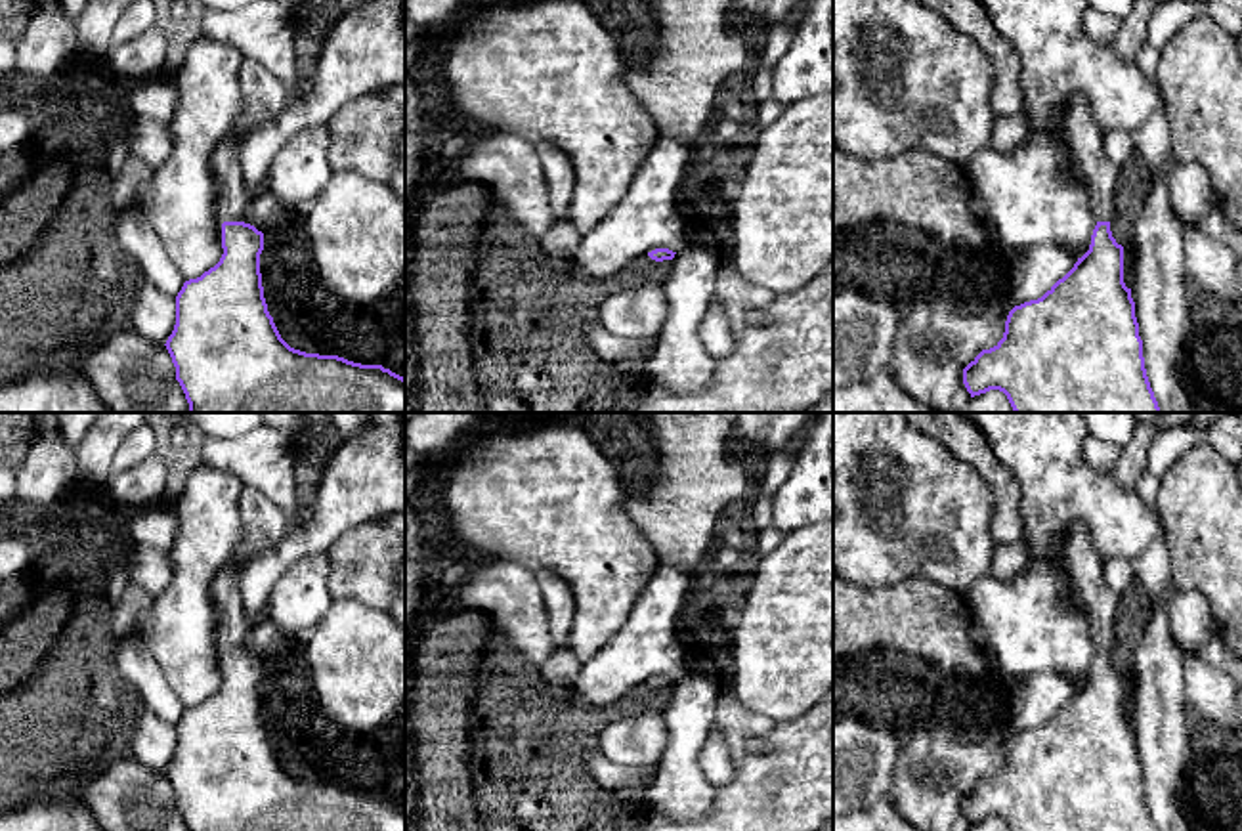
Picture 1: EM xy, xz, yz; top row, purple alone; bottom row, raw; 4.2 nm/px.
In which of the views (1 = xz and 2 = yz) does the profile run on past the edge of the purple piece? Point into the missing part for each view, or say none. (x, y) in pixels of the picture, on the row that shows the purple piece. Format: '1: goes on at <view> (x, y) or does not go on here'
1: does not go on here
2: goes on at yz (1078, 130)

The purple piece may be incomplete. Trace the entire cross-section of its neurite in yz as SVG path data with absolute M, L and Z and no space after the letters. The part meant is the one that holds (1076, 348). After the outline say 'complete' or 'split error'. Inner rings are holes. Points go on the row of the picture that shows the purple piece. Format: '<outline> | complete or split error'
M1074 96L1060 117L1059 134L1089 180L1097 216L1089 250L1041 298L1009 311L1003 338L963 369L963 384L971 397L1003 392L1015 413L1160 413L1145 369L1135 302L1124 283L1124 246L1110 231L1120 166L1104 155L1103 132L1085 97Z | split error

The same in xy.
M252 57L243 59L239 84L243 111L212 153L212 174L220 185L224 254L214 267L183 283L176 296L176 325L164 344L189 413L405 413L403 376L382 365L306 353L281 338L262 287L264 233L241 220L252 195L243 183L237 147L245 134L279 117L290 99L287 86Z | split error

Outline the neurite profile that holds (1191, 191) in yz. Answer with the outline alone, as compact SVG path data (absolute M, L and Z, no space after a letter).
M1177 162L1167 172L1167 195L1173 210L1185 222L1221 208L1208 172L1194 162Z

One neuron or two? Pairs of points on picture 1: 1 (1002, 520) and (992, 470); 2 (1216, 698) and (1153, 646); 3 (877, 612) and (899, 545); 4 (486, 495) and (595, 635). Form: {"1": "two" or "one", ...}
{"1": "one", "2": "two", "3": "two", "4": "one"}

